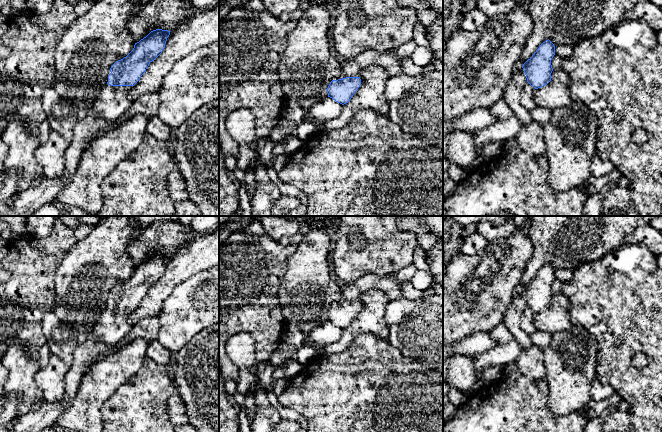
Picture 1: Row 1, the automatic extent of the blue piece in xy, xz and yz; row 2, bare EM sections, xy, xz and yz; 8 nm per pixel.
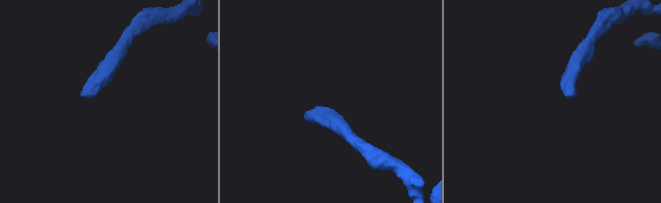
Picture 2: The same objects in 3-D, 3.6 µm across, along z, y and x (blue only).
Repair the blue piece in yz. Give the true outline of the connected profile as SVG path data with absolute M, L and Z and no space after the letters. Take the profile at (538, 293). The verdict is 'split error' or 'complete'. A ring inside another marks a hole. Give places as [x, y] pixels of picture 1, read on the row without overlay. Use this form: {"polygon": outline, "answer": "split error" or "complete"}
{"polygon": "M548 263L539 270L532 281L522 290L527 302L527 308L522 316L521 328L529 335L537 330L533 324L534 314L547 309L551 305L553 295L551 284L554 279L555 270Z", "answer": "split error"}

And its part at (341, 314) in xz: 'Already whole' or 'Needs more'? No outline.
Needs more

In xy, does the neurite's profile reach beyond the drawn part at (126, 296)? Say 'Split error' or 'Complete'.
Split error

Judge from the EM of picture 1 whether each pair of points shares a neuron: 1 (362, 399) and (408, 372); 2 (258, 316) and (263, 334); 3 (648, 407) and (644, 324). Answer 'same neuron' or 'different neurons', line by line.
1: same neuron
2: same neuron
3: same neuron

